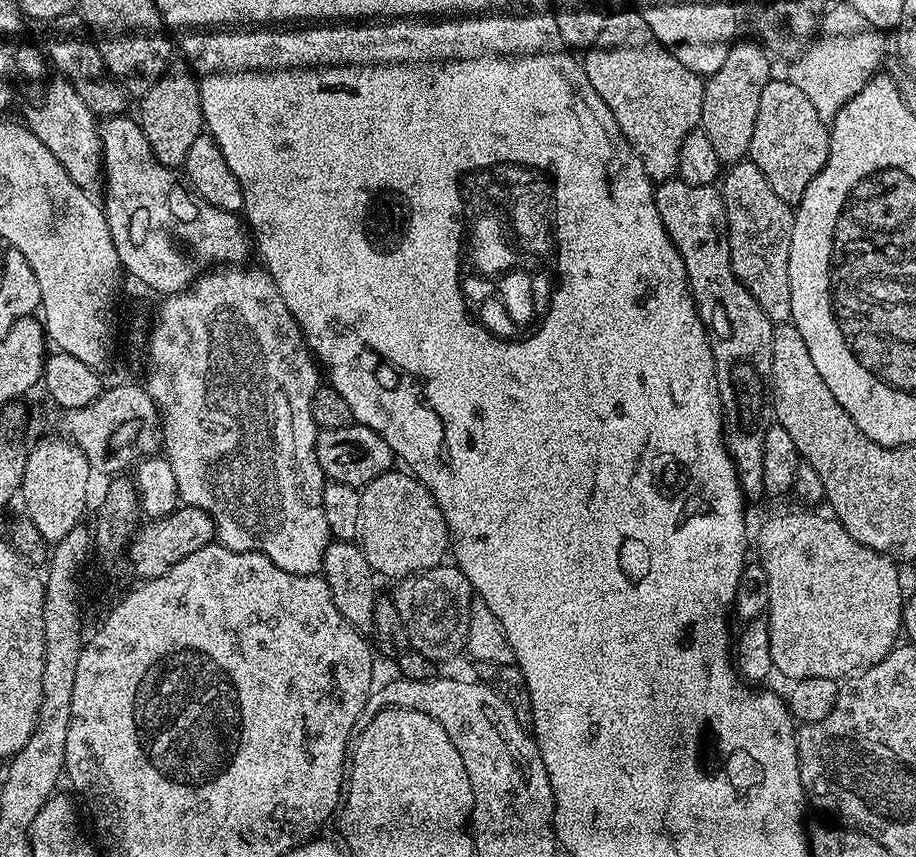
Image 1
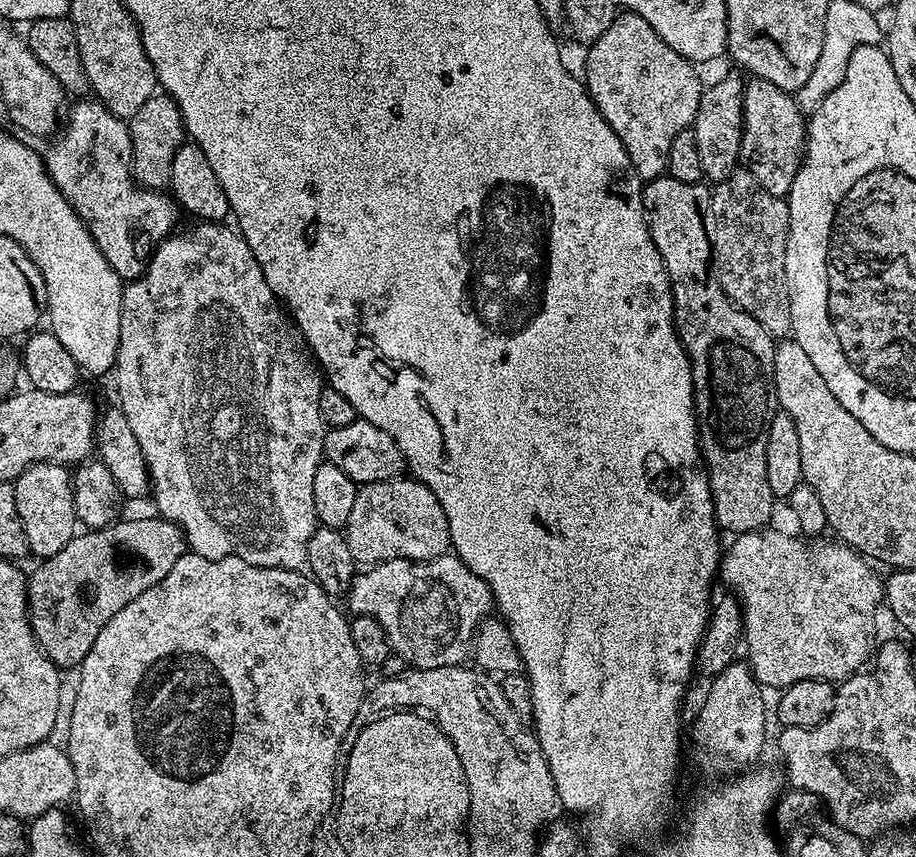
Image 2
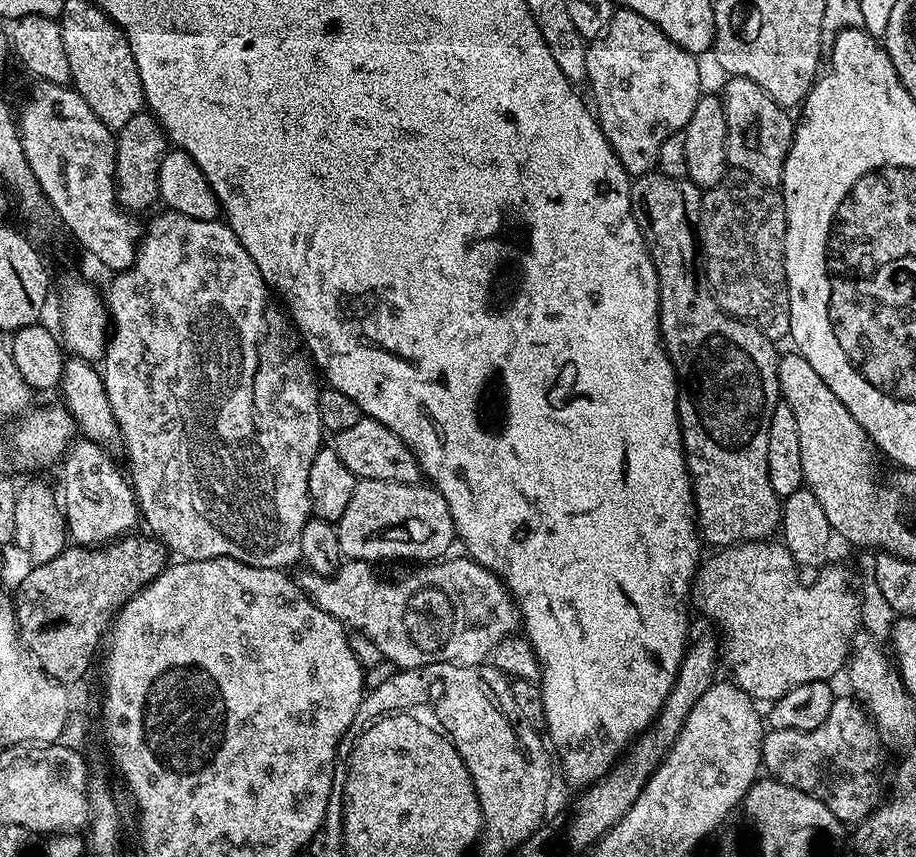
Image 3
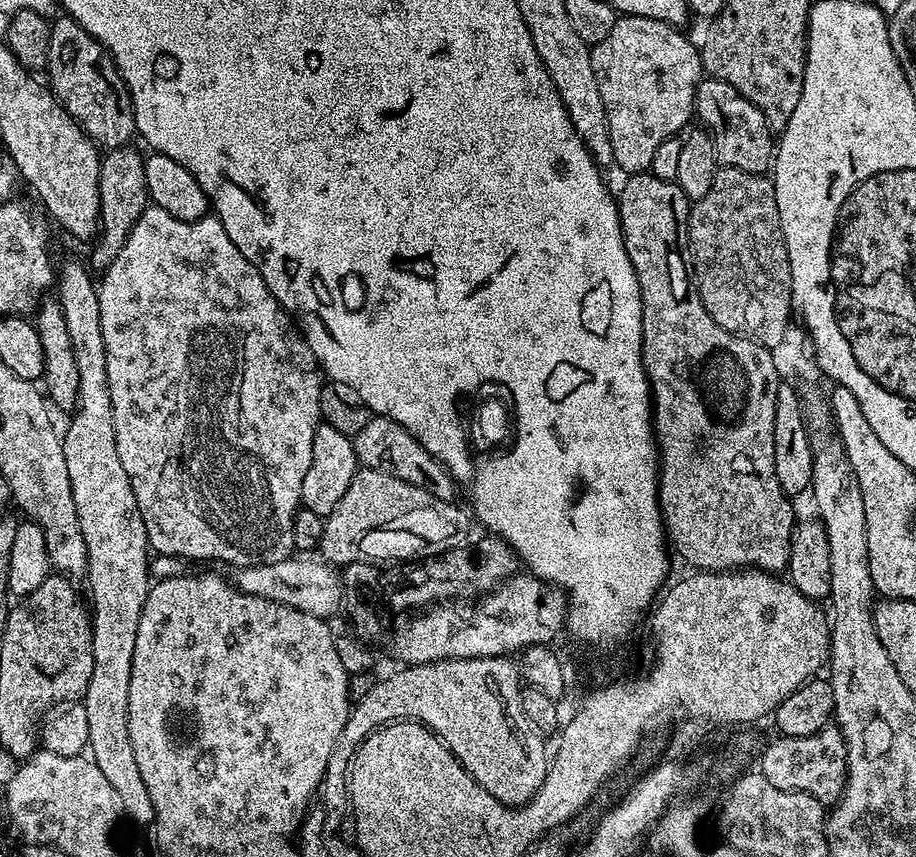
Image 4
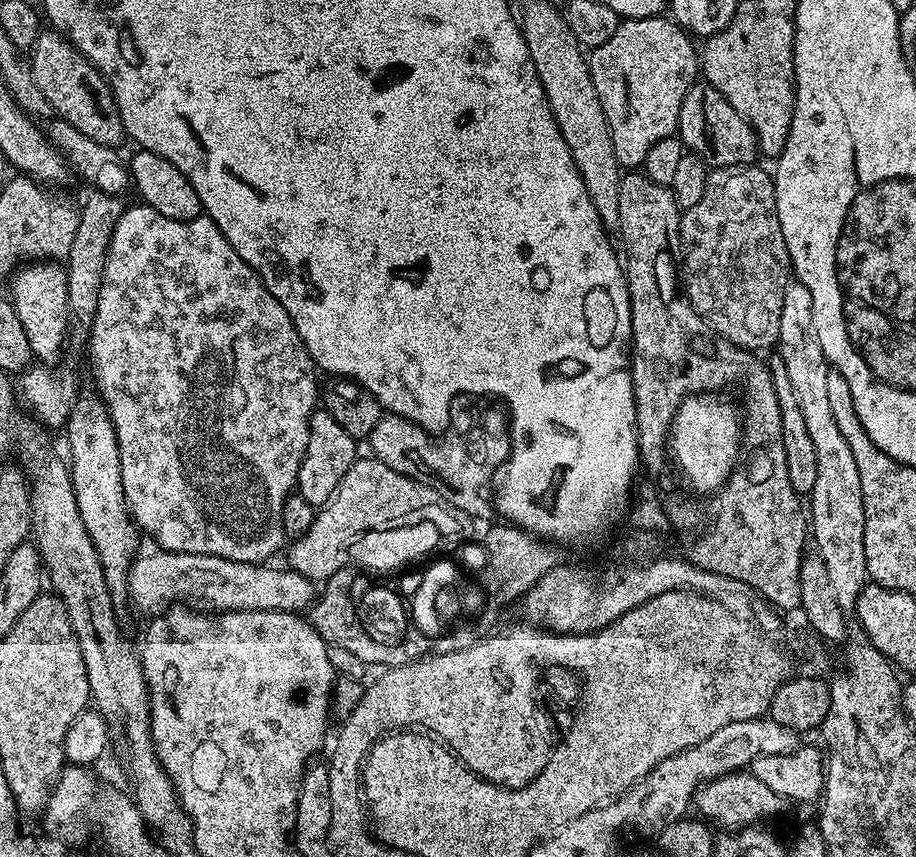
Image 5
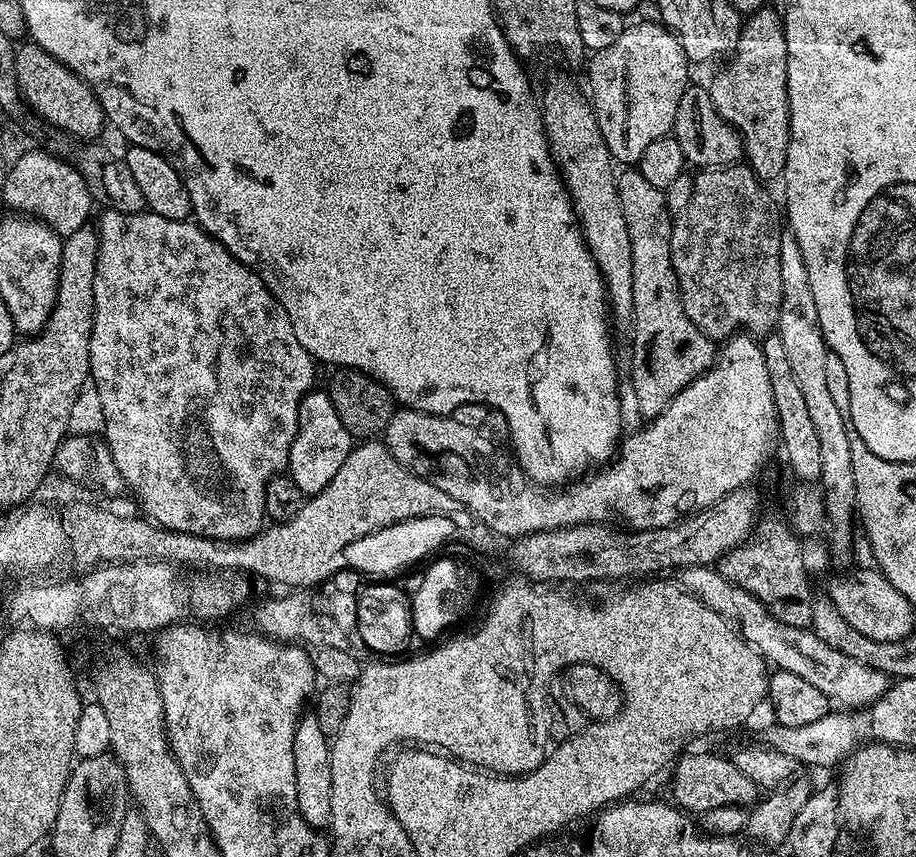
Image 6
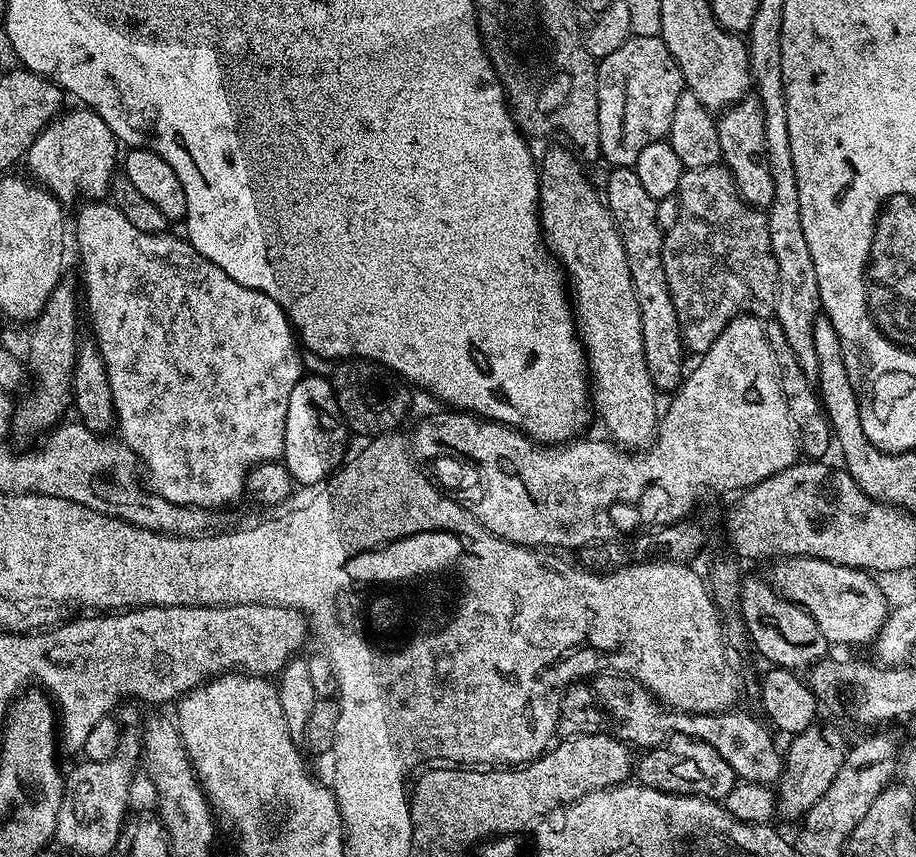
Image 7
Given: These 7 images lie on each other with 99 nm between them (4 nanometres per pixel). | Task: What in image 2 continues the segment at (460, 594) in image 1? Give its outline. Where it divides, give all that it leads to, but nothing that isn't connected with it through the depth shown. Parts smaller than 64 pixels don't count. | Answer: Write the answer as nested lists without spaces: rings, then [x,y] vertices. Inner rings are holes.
[[[445,554],[437,560],[386,560],[361,571],[346,593],[347,611],[358,616],[372,616],[382,626],[393,653],[412,668],[455,668],[469,659],[474,648],[476,629],[489,619],[494,601],[490,586],[474,574],[455,555]]]

